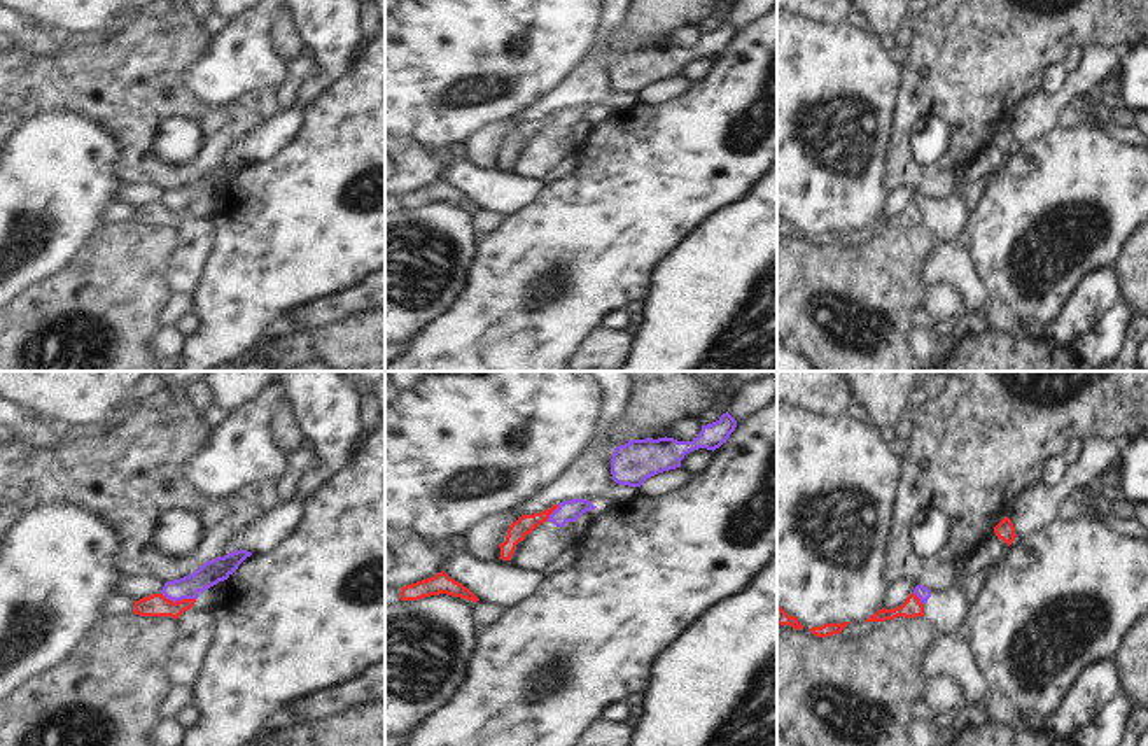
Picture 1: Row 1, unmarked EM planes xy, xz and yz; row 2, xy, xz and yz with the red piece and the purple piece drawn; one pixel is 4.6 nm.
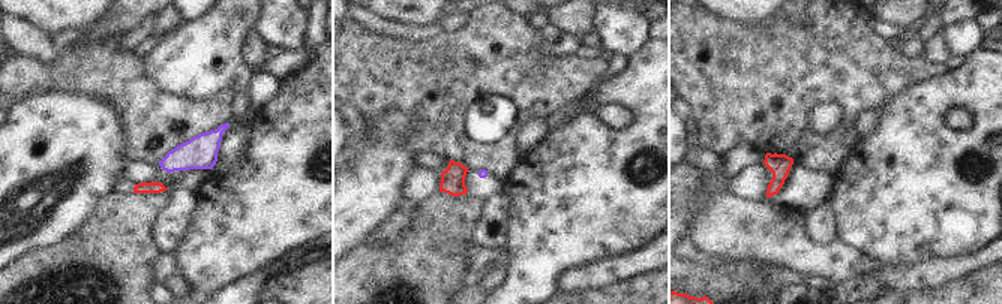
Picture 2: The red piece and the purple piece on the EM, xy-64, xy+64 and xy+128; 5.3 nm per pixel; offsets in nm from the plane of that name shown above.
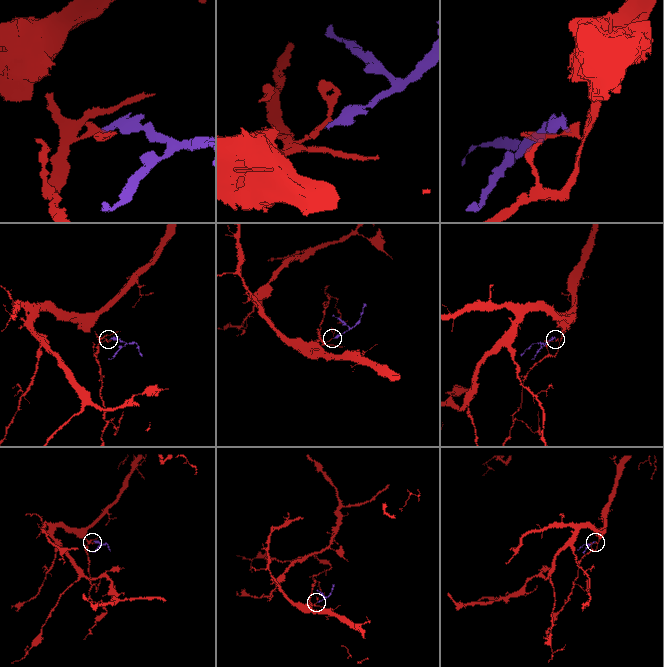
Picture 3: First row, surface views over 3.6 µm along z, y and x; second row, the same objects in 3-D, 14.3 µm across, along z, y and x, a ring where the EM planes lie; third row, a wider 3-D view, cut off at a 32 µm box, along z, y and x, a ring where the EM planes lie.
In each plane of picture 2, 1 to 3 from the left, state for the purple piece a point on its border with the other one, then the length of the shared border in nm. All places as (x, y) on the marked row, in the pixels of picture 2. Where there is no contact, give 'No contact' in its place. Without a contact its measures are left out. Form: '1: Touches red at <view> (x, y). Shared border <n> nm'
1: No contact
2: No contact
3: No contact

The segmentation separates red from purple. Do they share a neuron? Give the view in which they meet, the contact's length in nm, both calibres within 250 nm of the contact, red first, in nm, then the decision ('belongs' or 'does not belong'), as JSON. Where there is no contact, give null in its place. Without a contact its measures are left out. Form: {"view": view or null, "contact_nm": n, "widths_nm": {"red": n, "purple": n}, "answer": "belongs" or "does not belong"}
{"view": "xy", "contact_nm": 160, "widths_nm": {"red": 110, "purple": 110}, "answer": "does not belong"}

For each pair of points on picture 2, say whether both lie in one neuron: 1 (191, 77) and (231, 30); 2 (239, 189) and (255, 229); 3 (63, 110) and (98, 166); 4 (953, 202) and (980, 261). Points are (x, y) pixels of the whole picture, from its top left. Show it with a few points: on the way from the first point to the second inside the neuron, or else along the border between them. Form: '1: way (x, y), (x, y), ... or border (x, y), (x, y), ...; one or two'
1: way (197, 65), (219, 42); one
2: way (239, 199), (239, 213), (245, 219); one
3: way (63, 123), (63, 131), (86, 153); one
4: border (986, 244), (971, 252), (941, 258); two

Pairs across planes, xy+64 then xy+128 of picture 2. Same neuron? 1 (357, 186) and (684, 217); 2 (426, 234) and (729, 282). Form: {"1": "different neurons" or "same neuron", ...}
{"1": "same neuron", "2": "same neuron"}

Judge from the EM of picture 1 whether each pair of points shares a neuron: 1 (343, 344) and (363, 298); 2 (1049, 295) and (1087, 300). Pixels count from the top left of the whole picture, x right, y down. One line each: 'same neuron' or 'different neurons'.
1: different neurons
2: different neurons

